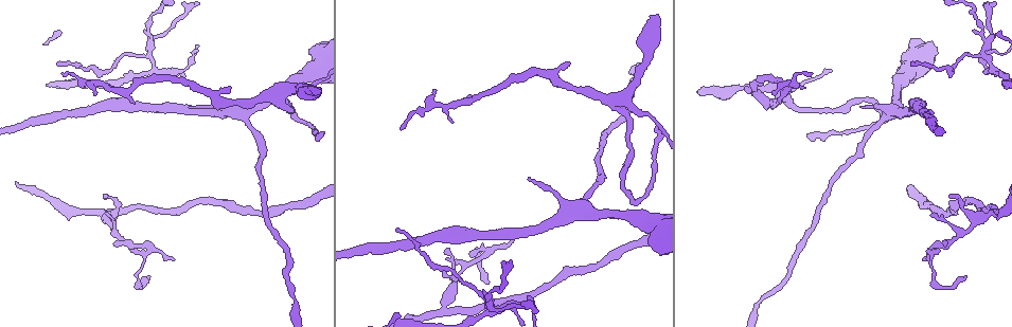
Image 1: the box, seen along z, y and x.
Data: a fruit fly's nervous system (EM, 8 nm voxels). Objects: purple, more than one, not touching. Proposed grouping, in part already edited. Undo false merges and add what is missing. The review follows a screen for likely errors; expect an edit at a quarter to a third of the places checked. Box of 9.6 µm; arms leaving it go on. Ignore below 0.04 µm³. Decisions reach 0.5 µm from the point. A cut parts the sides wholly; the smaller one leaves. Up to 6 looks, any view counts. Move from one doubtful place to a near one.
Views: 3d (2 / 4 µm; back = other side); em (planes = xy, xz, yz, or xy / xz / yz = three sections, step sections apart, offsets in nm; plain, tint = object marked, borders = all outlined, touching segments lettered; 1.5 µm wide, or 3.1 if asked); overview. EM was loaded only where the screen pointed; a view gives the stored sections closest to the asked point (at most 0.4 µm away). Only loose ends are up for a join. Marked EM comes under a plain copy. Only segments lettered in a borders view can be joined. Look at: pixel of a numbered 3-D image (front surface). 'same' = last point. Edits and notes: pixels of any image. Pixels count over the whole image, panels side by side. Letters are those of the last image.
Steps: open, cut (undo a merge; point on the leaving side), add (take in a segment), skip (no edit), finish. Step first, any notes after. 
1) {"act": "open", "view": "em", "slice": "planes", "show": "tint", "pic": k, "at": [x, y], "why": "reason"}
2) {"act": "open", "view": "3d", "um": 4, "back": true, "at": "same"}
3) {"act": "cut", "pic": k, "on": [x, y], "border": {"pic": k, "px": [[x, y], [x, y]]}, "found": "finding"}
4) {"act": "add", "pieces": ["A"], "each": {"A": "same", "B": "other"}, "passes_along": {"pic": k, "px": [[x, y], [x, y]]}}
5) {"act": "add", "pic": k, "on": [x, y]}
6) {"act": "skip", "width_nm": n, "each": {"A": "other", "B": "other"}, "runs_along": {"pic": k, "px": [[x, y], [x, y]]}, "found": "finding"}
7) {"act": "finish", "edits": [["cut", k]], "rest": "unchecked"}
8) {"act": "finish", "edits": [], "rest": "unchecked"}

{"act": "open", "view": "3d", "um": 2, "pic": 1, "at": [192, 52]}

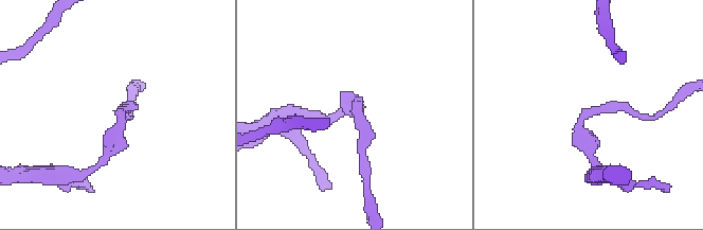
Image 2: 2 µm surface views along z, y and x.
{"act": "open", "view": "em", "slice": "planes", "show": "borders", "pic": 2, "at": [591, 114], "why": "now the EM"}

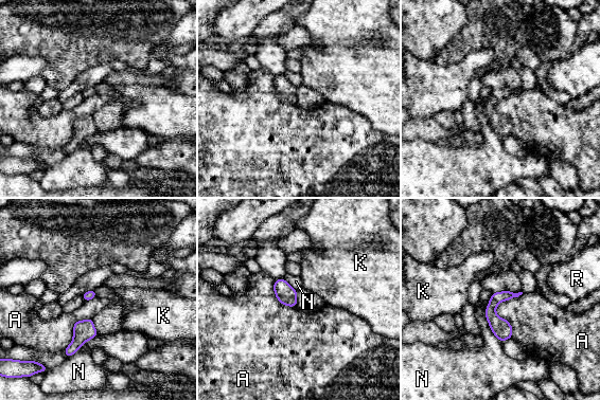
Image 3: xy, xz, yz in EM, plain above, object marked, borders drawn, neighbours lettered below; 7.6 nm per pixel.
{"act": "skip", "each": {"A": "other", "K": "other", "N": "other", "R": "other"}, "found": "one neuron here"}

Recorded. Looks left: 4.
{"act": "open", "view": "em", "slice": "xy", "step": 8, "show": "tint", "pic": 1, "at": [779, 104], "why": "branch stops here"}

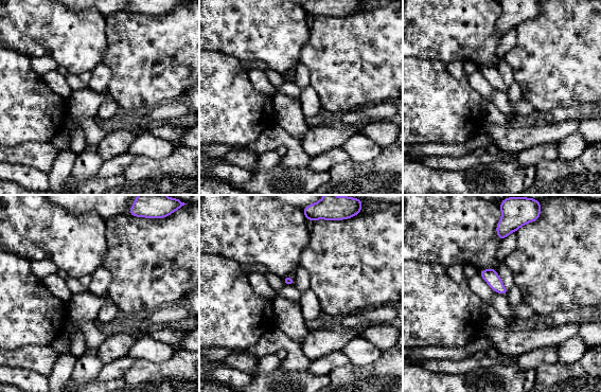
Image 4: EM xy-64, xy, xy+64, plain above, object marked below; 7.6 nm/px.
{"act": "open", "view": "em", "slice": "planes", "show": "borders", "at": "same"}

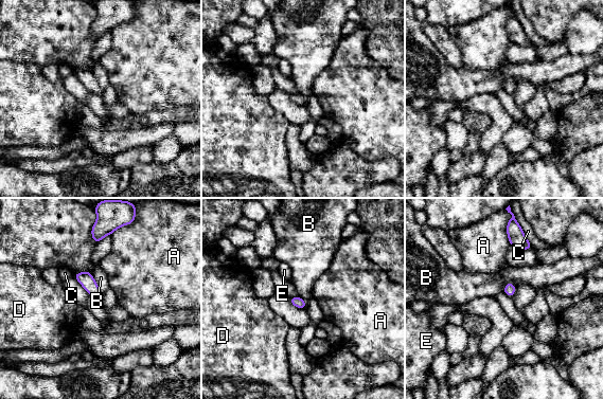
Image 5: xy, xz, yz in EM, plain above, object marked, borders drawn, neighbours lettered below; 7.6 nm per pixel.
{"act": "skip", "longest_contact_nm": ["C", 190], "each": {"A": "other", "B": "other", "C": "other", "D": "other", "E": "other"}, "found": "no lettered segment goes on from it"}

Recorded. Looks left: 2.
{"act": "open", "view": "3d", "um": 4, "pic": 1, "at": [445, 309], "why": "three-way junction"}

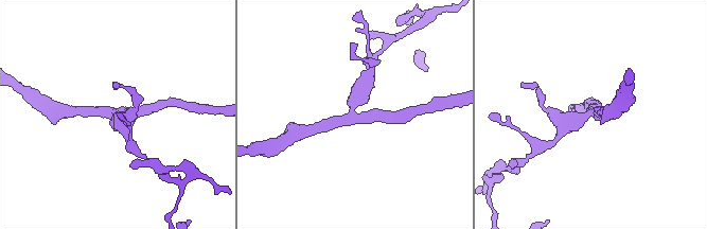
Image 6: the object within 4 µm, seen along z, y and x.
{"act": "open", "view": "em", "slice": "planes", "show": "borders", "pic": 6, "at": [350, 113]}

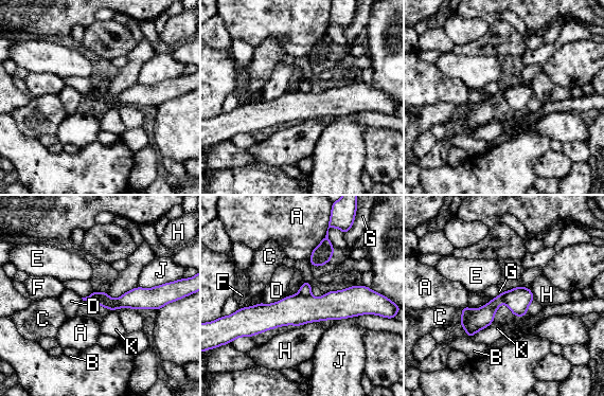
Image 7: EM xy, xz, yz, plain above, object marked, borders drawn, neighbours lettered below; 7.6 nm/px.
{"act": "cut", "pic": 7, "on": [305, 289], "width_nm": 100, "each": {"A": "other", "B": "other", "C": "other", "D": "other", "E": "other", "F": "other", "G": "other", "H": "other", "J": "other", "K": "other"}, "border": {"pic": 7, "px": [[298, 293], [303, 295], [309, 294]]}, "found": "a second neuron is stuck on"}

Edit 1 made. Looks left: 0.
{"act": "finish", "edits": [["cut", 7]], "rest": "unchecked"}

